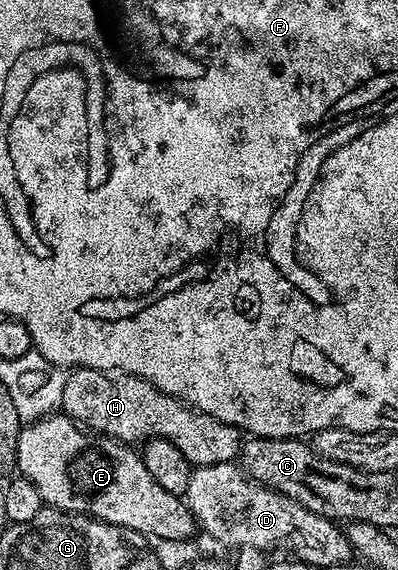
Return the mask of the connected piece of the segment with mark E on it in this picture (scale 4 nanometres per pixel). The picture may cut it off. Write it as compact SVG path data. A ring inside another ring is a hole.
M49 415L21 428L16 440L16 469L19 476L34 483L45 506L61 509L63 513L84 513L99 521L117 525L119 529L129 530L133 534L145 533L160 541L184 541L192 532L197 532L196 519L187 504L177 494L154 483L150 471L146 471L140 462L139 452L131 444L89 431L67 415Z

